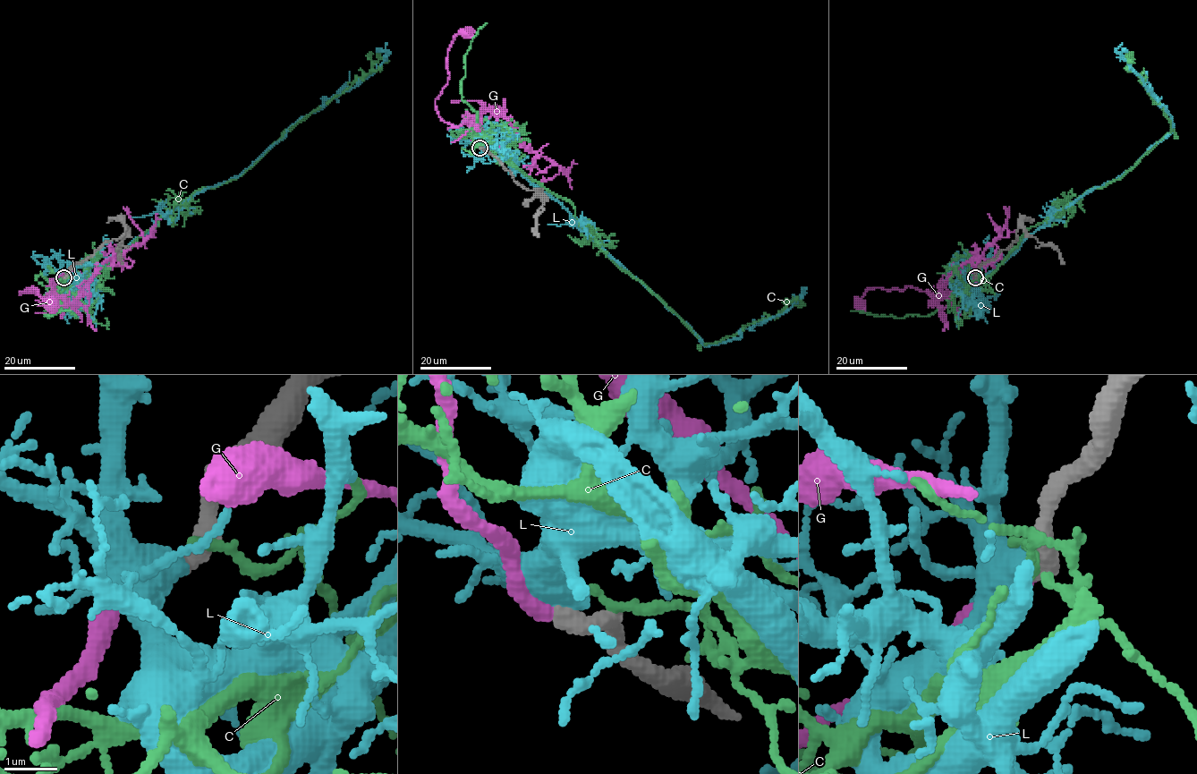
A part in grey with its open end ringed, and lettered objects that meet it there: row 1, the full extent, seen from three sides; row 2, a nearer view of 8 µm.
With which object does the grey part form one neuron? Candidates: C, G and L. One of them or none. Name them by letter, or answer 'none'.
G

